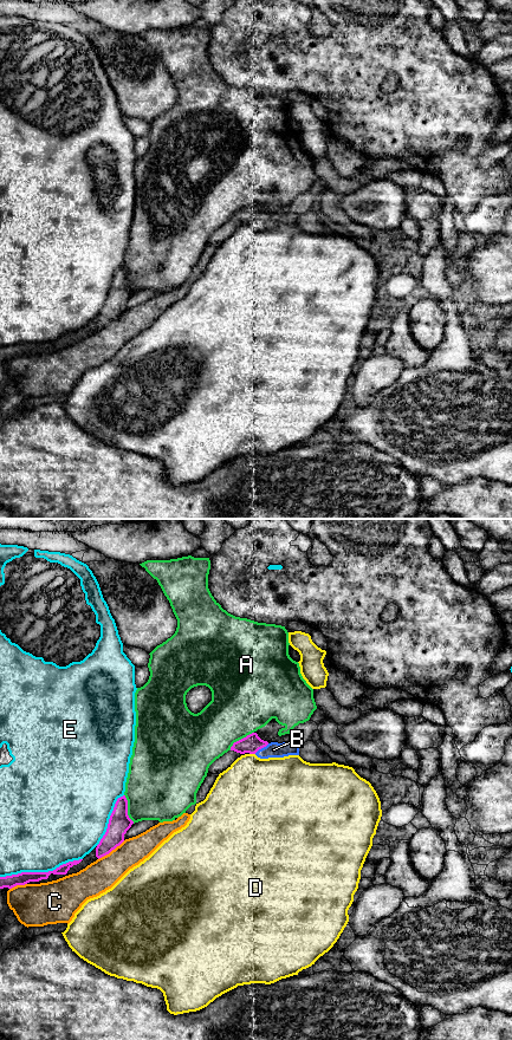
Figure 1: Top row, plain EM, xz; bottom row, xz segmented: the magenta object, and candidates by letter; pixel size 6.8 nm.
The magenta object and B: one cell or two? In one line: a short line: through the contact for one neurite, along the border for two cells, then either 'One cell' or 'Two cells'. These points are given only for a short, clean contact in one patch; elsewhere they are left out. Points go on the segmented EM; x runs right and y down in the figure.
One cell

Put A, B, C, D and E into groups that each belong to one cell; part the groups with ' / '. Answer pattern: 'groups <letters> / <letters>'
groups A / B / C / D / E

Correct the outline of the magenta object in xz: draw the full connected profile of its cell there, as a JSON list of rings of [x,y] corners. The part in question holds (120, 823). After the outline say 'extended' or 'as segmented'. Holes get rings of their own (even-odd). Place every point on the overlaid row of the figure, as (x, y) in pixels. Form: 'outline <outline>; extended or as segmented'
outline [[[123,795],[115,804],[106,832],[96,847],[96,857],[99,859],[119,846],[124,841],[124,834],[132,824],[134,821],[128,815],[128,800]]]; as segmented

